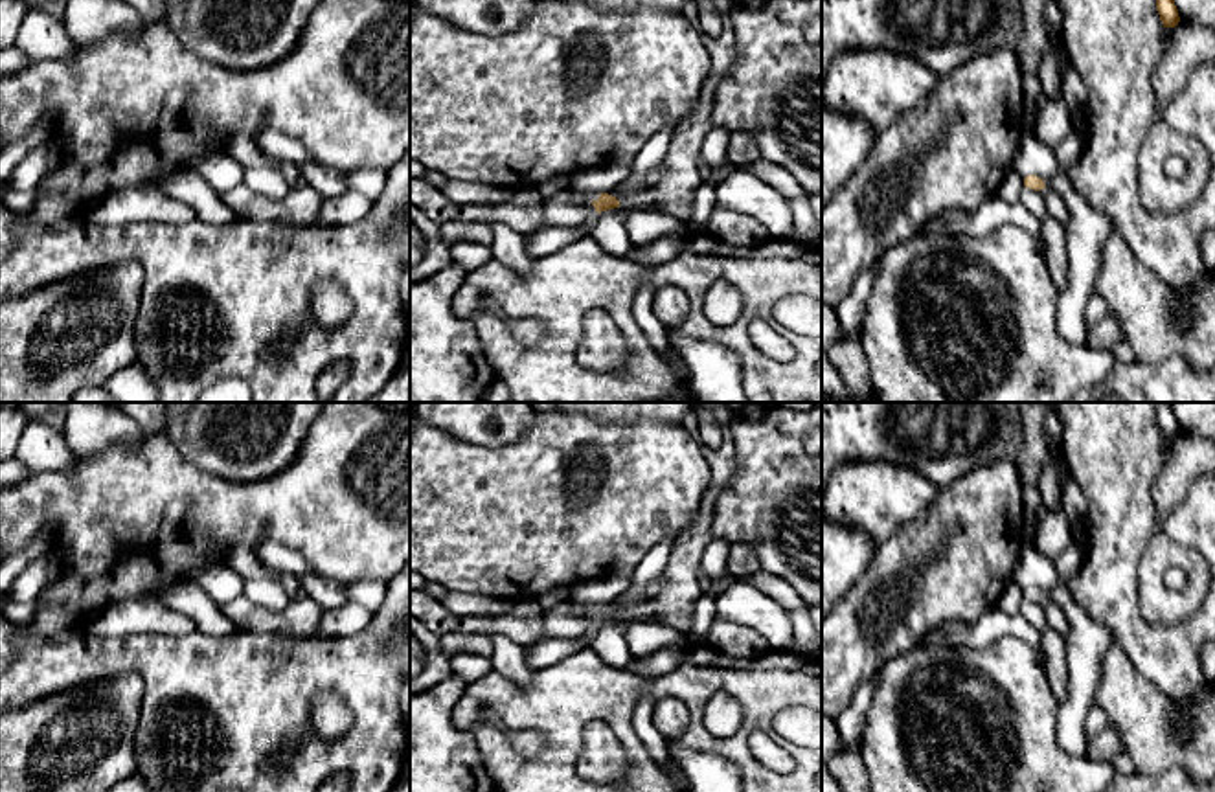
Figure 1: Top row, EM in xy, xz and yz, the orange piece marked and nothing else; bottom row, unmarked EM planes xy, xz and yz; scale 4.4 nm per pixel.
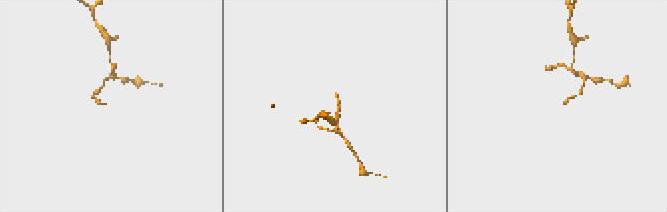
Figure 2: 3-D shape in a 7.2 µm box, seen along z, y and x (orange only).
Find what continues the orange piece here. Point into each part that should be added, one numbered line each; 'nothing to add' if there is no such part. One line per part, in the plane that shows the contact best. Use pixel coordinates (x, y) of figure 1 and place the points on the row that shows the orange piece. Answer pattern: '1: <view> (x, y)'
nothing to add

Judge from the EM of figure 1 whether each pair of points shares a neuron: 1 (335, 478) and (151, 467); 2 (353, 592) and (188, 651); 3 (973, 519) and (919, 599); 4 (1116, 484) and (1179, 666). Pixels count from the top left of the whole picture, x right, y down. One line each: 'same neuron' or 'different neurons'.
1: same neuron
2: different neurons
3: same neuron
4: same neuron

